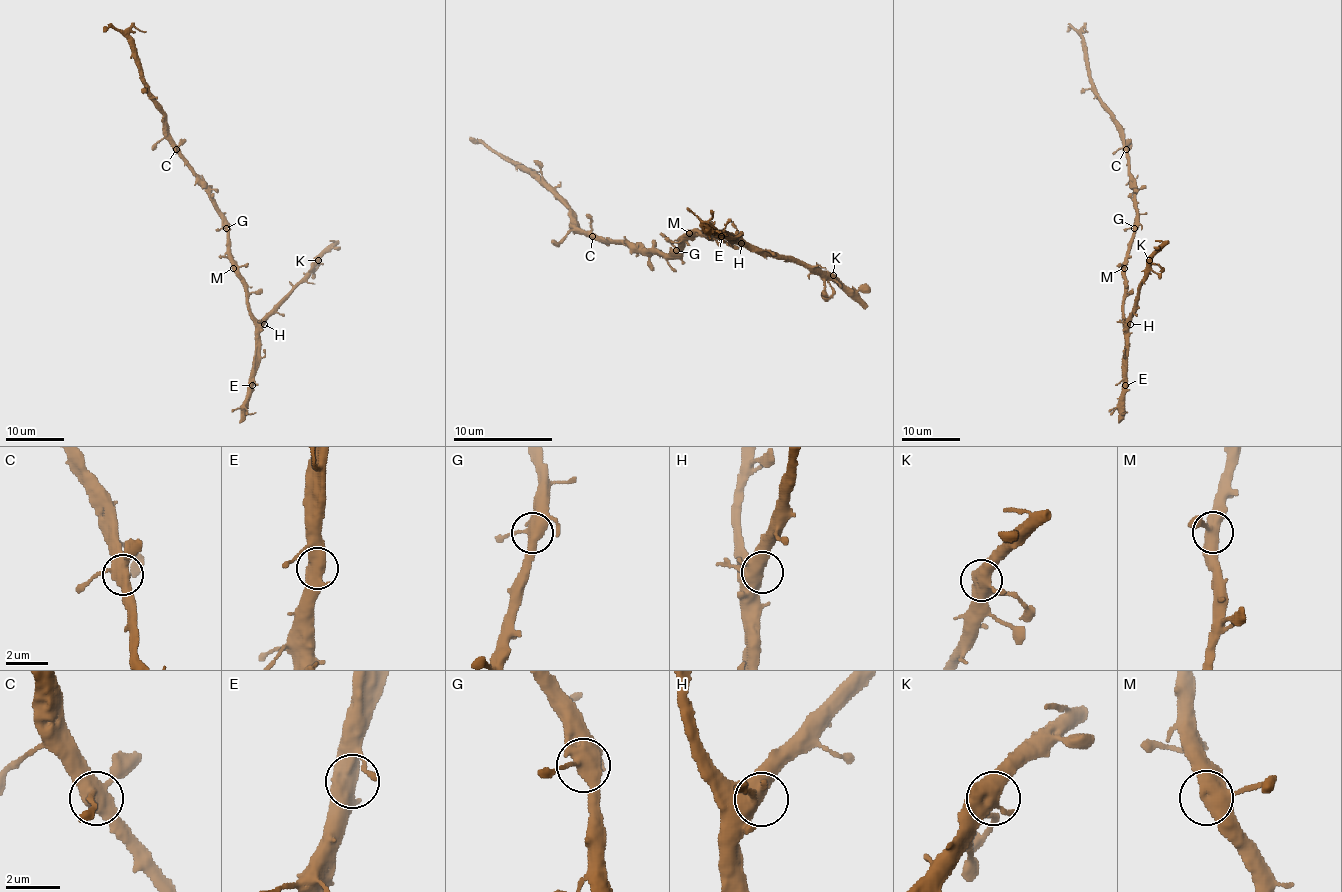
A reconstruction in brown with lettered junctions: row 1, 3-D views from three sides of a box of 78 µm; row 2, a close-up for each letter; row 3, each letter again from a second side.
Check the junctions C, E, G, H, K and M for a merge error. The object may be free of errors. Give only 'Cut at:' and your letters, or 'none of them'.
Cut at: none of them

